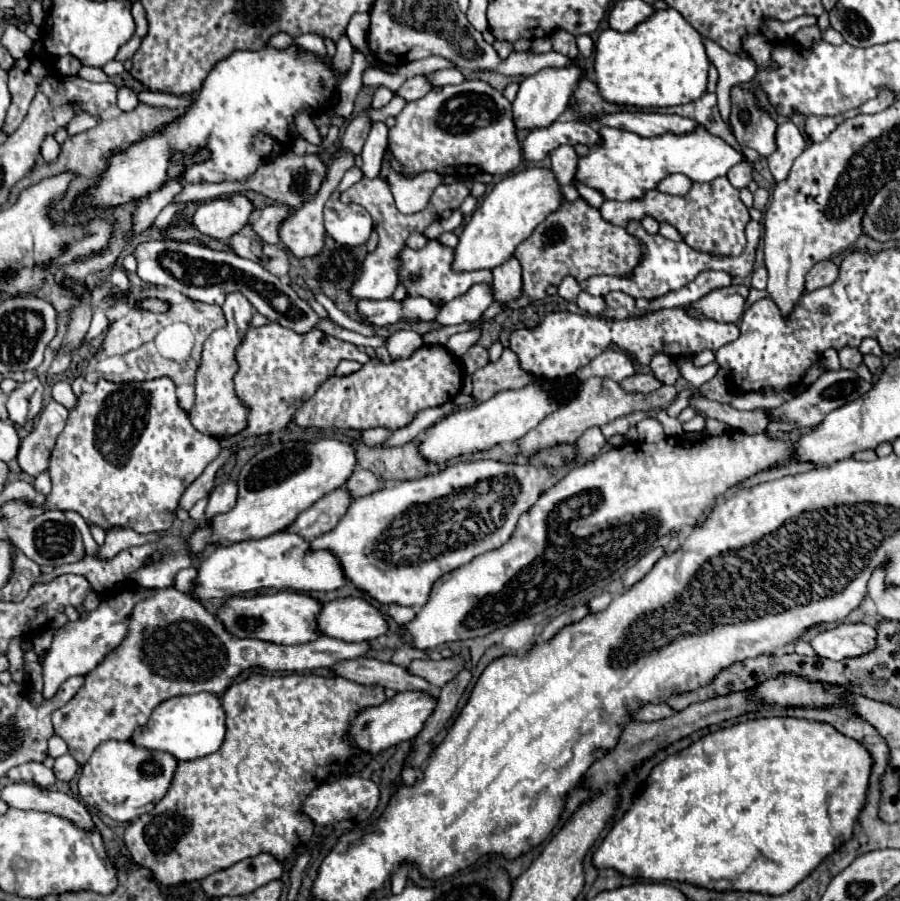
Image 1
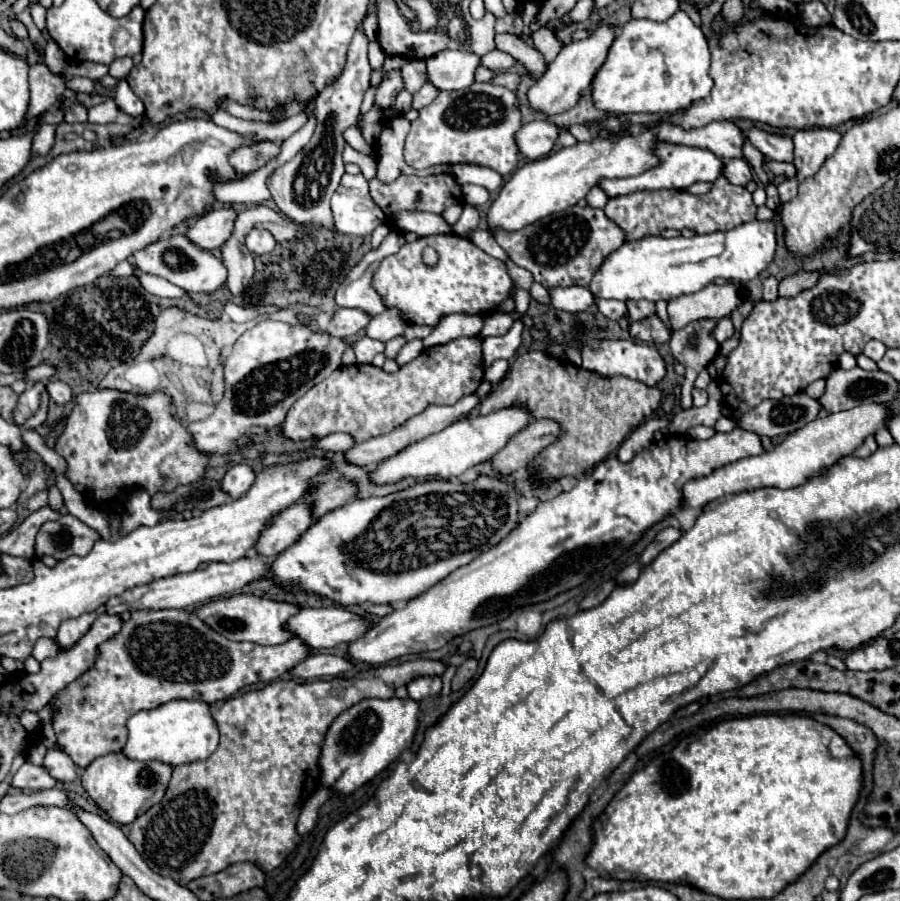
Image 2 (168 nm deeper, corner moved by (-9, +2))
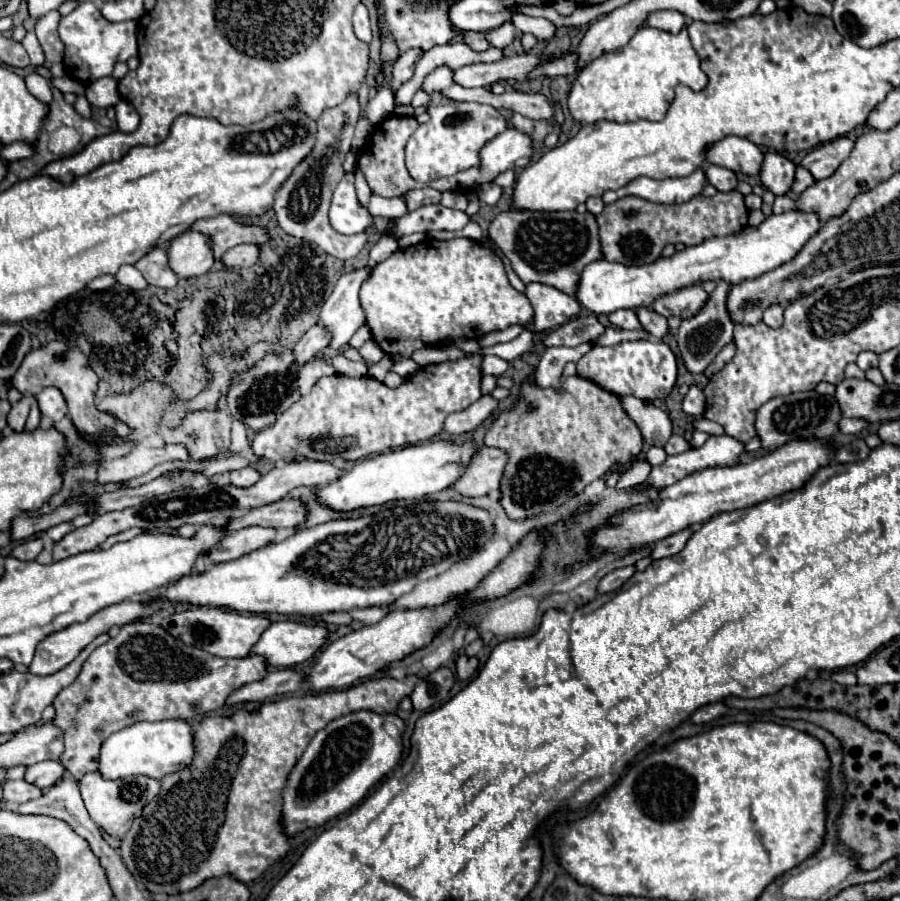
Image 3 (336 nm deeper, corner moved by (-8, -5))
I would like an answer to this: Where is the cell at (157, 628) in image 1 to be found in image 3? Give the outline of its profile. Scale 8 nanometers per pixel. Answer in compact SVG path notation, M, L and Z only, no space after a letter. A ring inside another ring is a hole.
M131 622L107 644L99 646L83 664L77 680L63 688L53 702L53 724L63 730L65 750L61 764L75 780L99 768L101 744L117 730L139 720L195 718L197 714L217 712L227 698L251 682L267 676L263 656L219 658L197 646L181 642L159 624Z

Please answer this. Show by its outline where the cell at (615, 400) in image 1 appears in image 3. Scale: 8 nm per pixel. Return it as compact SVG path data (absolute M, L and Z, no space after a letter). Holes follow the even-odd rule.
M481 446L467 472L453 484L453 488L457 488L463 496L485 496L491 490L497 490L505 474L507 460L509 454L505 450Z

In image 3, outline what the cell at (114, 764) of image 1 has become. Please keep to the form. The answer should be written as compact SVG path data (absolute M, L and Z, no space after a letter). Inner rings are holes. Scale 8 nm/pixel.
M89 772L79 782L79 788L81 788L83 802L87 806L87 812L93 818L93 822L107 834L123 838L131 828L131 820L141 814L141 810L145 808L147 802L151 802L153 798L159 796L161 782L155 778L149 778L149 776L127 776L123 780L105 780L99 772Z

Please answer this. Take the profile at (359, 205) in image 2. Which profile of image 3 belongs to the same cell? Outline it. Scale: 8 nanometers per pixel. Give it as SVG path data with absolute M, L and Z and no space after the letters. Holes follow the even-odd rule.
M345 174L345 178L337 184L329 208L329 222L335 232L345 236L361 234L373 228L375 218L369 214L367 206L359 202L353 174Z

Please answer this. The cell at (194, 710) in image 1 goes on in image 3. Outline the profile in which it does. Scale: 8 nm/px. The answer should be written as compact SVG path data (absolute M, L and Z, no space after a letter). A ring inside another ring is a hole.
M175 718L175 720L161 720L161 722L135 722L111 734L103 742L99 772L103 774L103 778L109 780L127 778L135 774L161 780L163 776L189 766L193 756L195 756L195 738L193 738L193 728L187 720Z

